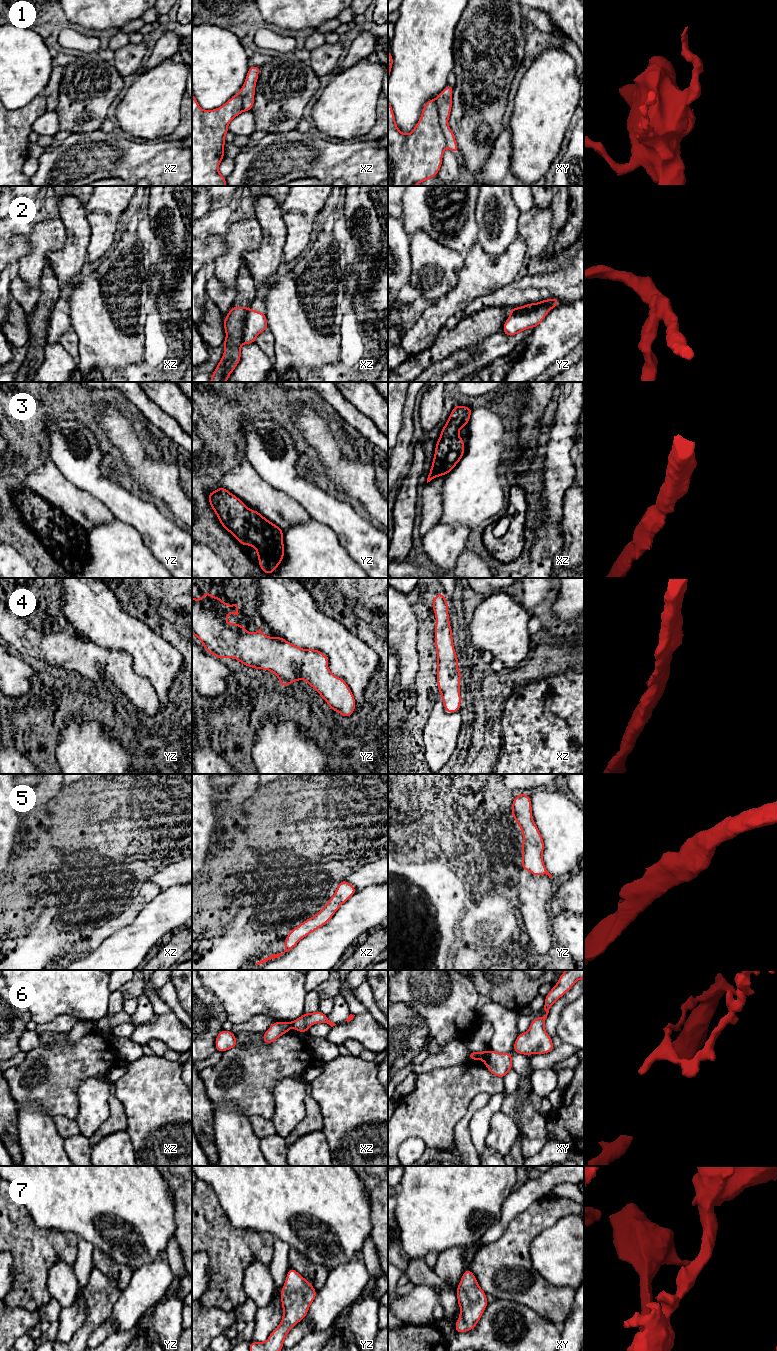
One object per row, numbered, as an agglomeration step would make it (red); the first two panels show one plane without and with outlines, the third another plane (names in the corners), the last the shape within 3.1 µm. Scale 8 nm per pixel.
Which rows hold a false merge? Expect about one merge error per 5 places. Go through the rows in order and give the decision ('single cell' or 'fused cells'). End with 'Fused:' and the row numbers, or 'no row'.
1: fused cells
2: fused cells
3: single cell
4: single cell
5: single cell
6: fused cells
7: single cell
Fused: 1, 2, 6

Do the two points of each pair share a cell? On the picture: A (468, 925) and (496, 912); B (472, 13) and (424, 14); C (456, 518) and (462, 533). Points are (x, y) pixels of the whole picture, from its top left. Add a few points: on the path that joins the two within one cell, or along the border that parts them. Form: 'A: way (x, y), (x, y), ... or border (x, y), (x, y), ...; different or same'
A: way (475, 921), (489, 919); same
B: border (464, 10), (453, 35); different
C: border (440, 521), (452, 525), (466, 525), (470, 529); different

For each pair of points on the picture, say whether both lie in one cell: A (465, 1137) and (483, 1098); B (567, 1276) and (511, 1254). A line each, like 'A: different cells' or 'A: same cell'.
A: same cell
B: different cells

